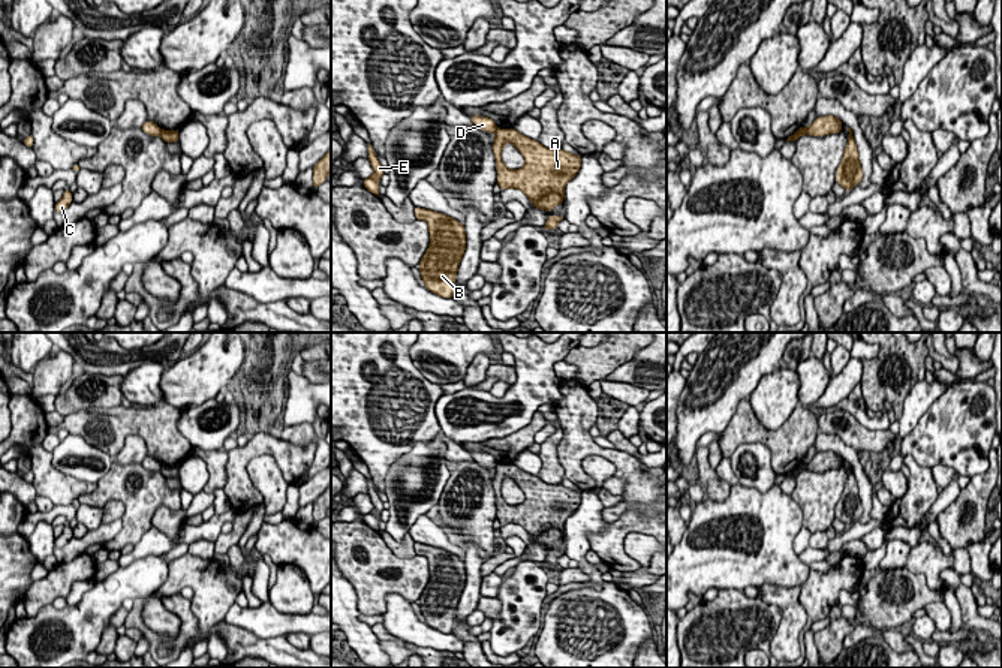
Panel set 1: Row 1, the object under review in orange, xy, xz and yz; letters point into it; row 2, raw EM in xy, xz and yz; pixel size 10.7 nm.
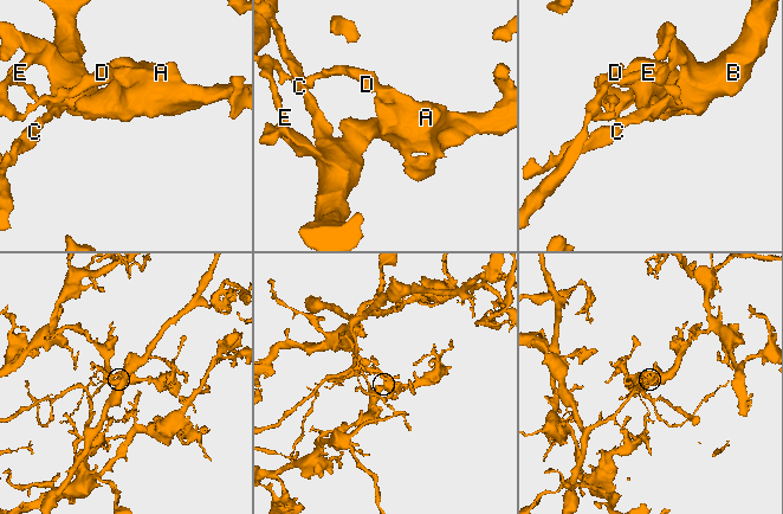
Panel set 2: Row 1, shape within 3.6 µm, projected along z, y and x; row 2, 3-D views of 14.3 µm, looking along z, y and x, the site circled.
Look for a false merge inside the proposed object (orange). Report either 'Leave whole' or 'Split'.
Split

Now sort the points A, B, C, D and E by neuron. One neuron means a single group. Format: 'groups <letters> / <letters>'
groups A B C / D E

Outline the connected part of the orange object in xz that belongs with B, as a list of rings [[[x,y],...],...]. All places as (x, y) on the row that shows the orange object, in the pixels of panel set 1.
[[[415,207],[416,220],[424,220],[430,231],[430,246],[419,261],[421,279],[425,288],[443,298],[452,298],[457,270],[466,250],[464,225],[442,213]]]

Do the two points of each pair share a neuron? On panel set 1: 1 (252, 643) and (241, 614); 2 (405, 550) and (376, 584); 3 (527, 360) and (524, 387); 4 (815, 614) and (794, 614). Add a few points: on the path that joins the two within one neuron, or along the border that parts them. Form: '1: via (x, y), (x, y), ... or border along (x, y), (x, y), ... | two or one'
1: border along (223, 620), (258, 637), (282, 637) | two
2: border along (379, 532), (384, 542), (397, 556), (415, 556) | two
3: via (526, 366), (526, 381) | one
4: border along (800, 586), (799, 602), (806, 614), (803, 629) | two

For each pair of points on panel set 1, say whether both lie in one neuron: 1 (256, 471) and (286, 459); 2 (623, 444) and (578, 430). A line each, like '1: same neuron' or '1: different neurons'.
1: different neurons
2: different neurons

